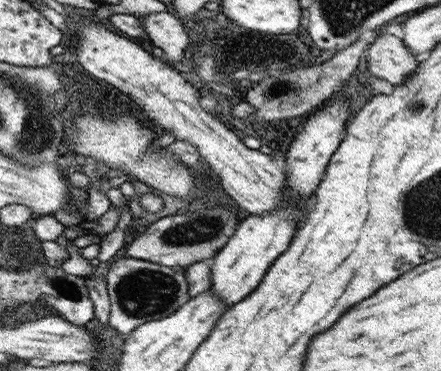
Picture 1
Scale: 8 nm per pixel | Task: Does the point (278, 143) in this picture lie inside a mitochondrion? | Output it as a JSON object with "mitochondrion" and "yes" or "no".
{"mitochondrion":"no"}

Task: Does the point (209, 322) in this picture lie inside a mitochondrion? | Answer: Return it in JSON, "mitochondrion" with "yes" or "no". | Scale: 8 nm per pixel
{"mitochondrion":"no"}

